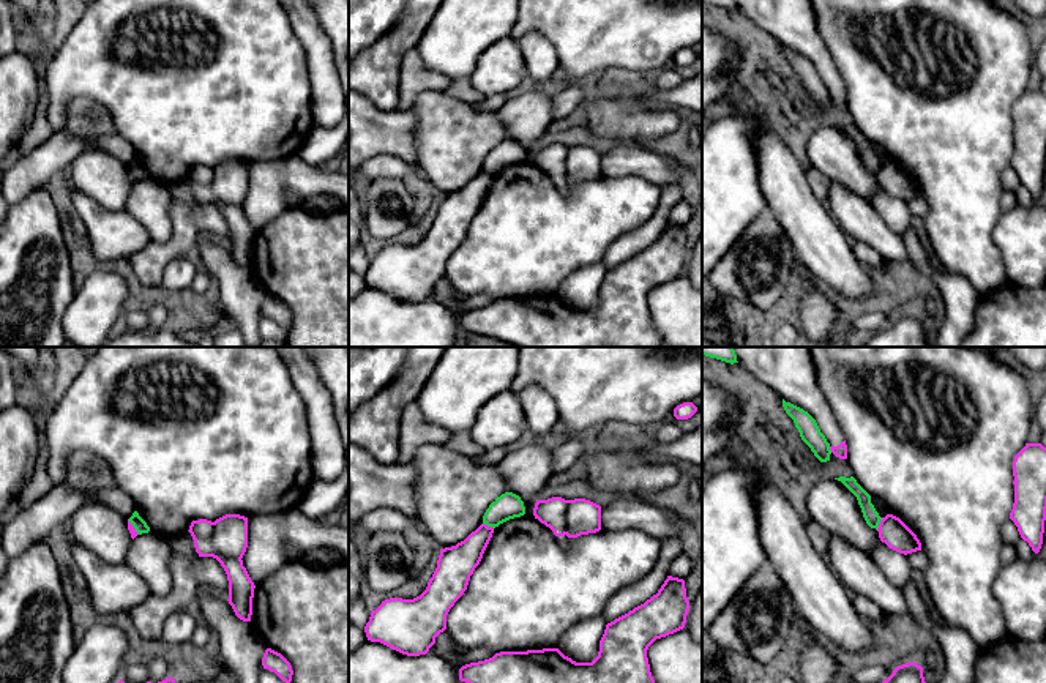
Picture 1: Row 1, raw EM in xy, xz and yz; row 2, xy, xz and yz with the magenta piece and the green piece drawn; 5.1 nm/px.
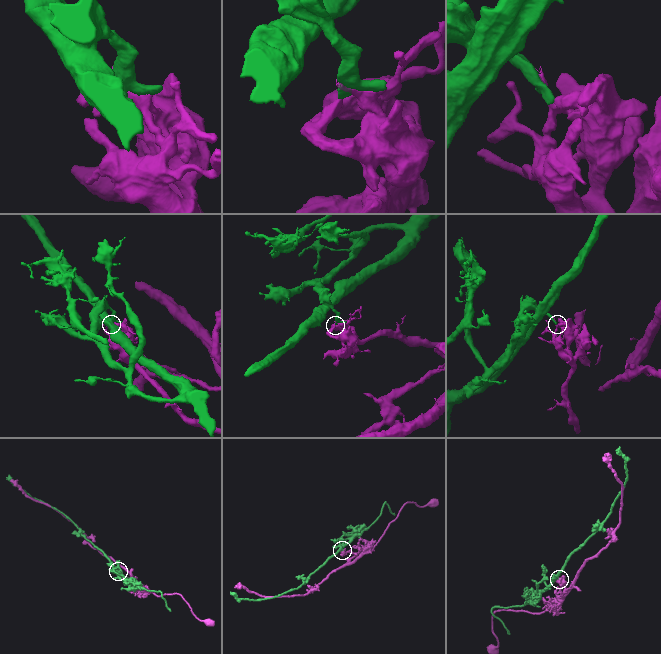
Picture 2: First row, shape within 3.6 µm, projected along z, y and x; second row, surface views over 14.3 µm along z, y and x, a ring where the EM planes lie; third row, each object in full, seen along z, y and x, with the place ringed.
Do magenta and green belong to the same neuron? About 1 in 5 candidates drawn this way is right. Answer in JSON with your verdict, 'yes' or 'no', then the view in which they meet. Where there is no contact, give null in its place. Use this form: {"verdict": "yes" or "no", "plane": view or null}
{"verdict": "no", "plane": "yz"}

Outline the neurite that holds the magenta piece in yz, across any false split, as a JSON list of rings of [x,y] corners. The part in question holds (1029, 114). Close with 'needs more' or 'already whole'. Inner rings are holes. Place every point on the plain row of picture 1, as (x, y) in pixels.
[[[1025,90],[1014,103],[1013,123],[1014,150],[1010,166],[1038,200],[1046,167],[1046,95],[1041,90]]]; already whole

